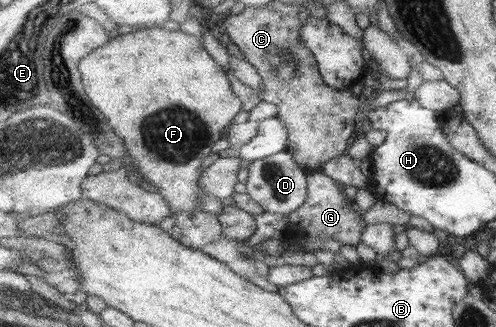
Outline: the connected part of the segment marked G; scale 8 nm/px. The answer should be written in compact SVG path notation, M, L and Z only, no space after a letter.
M322 170L310 171L308 176L308 195L307 202L304 203L299 210L289 214L287 231L285 237L282 237L289 245L302 247L307 241L319 241L319 239L335 239L342 245L357 246L363 242L363 233L367 229L367 223L363 218L362 213L354 211L350 206L352 201L346 197L343 187L329 175L326 175Z

